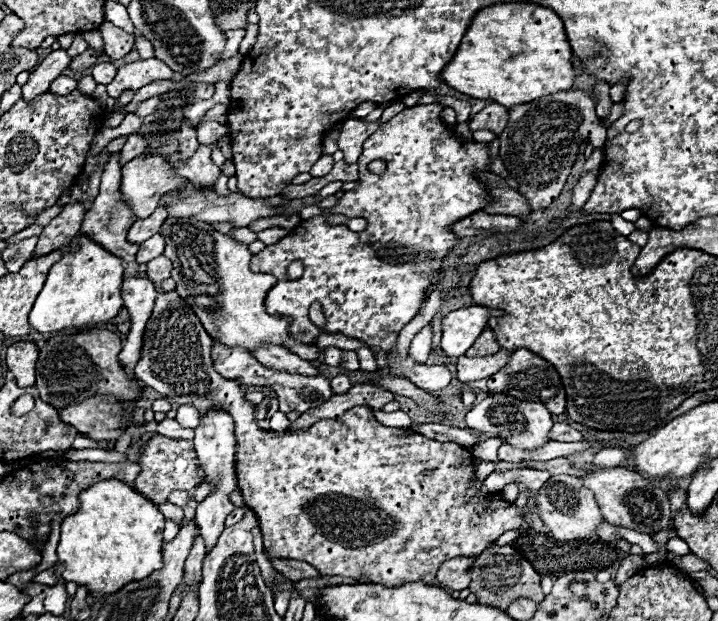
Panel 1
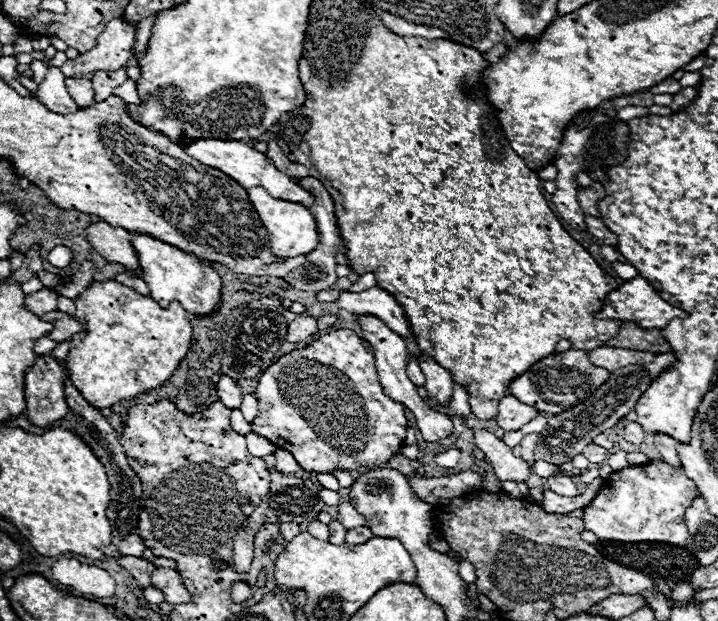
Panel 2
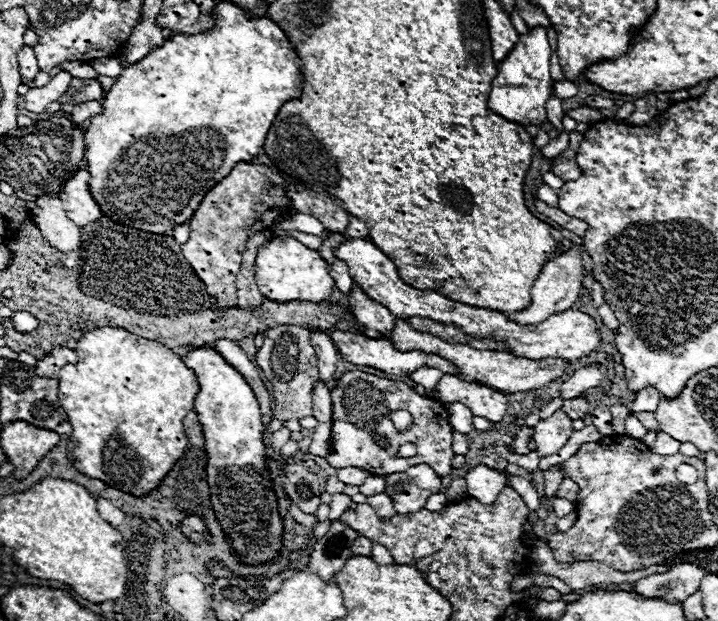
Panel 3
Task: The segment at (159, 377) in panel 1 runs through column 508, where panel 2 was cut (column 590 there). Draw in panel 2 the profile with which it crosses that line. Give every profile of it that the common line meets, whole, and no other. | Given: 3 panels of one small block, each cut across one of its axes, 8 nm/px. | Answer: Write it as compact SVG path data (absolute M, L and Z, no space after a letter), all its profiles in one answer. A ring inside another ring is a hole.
M650 462L642 466L628 466L612 472L596 498L584 508L584 526L600 540L616 542L666 542L684 544L688 540L688 528L684 524L684 512L698 496L696 484L678 468L664 462Z

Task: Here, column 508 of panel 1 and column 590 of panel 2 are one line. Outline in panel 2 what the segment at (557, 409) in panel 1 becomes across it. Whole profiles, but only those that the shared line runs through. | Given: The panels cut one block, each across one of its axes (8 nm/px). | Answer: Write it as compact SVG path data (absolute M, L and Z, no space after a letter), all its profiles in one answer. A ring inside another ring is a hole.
M568 350L562 354L550 354L548 358L534 364L526 374L518 376L510 386L510 394L518 400L524 400L524 404L532 404L538 408L538 412L546 414L558 414L564 410L574 408L576 404L582 404L596 388L600 388L608 380L610 372L606 368L594 366L588 358L586 350Z

